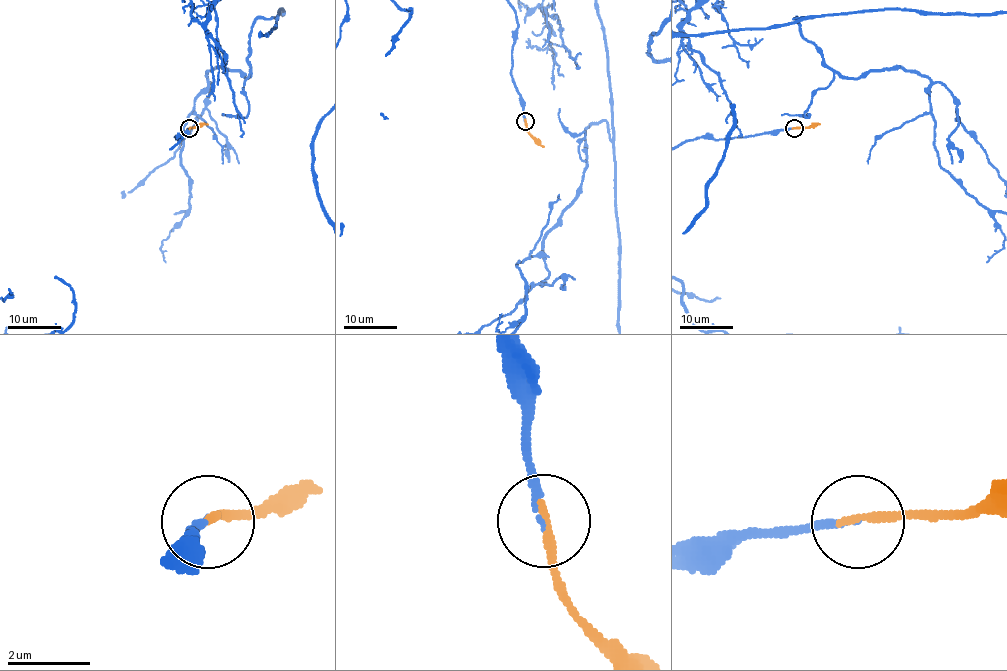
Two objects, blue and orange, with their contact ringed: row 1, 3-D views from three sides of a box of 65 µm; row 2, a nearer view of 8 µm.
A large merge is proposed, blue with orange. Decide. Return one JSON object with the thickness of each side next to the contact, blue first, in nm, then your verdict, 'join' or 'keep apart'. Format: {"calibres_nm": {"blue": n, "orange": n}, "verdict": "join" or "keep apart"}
{"calibres_nm": {"blue": 160, "orange": 220}, "verdict": "join"}

